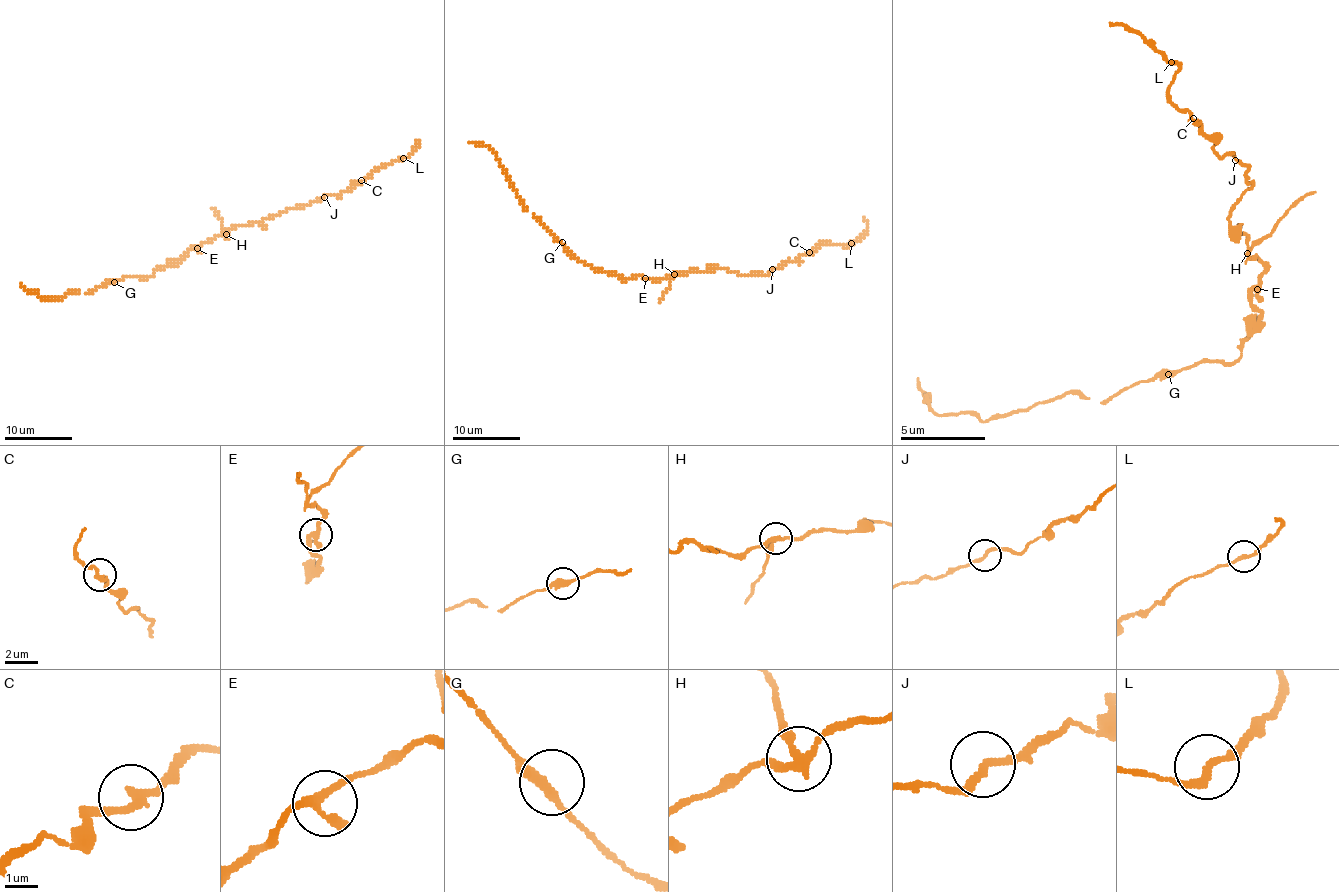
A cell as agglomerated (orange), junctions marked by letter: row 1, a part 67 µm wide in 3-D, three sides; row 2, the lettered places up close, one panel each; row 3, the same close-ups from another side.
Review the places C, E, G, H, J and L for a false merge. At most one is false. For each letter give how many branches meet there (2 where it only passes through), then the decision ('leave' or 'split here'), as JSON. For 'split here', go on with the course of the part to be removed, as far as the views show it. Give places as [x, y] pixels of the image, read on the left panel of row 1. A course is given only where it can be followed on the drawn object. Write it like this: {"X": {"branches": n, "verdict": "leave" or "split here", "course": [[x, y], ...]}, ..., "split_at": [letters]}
{"C": {"branches": 2, "verdict": "leave"}, "E": {"branches": 3, "verdict": "leave"}, "G": {"branches": 2, "verdict": "leave"}, "H": {"branches": 3, "verdict": "split here", "course": [[226, 235], [221, 219], [212, 209]]}, "J": {"branches": 2, "verdict": "leave"}, "L": {"branches": 2, "verdict": "leave"}, "split_at": ["H"]}

